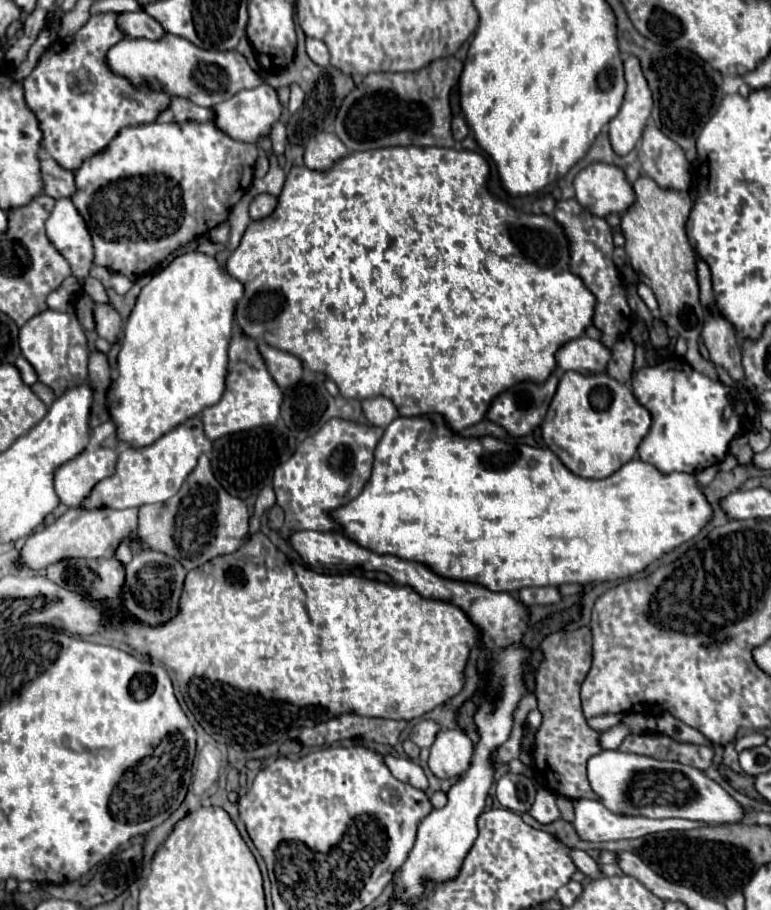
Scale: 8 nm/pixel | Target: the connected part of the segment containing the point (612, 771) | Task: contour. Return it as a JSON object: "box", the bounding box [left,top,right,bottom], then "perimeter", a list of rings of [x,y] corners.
{"box":[587,751,745,825],"perimeter":[[[603,751],[597,757],[591,757],[587,763],[587,775],[593,791],[601,797],[601,803],[611,809],[613,813],[621,815],[643,815],[651,819],[689,819],[689,821],[703,821],[705,825],[719,825],[719,823],[741,823],[745,819],[745,809],[713,779],[709,779],[703,771],[693,769],[689,765],[673,763],[673,761],[657,761],[645,755],[621,753],[621,751]]]}

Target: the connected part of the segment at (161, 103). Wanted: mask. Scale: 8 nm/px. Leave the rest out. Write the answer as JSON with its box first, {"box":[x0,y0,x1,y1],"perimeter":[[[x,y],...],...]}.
{"box":[25,13,171,171],"perimeter":[[[103,13],[97,17],[91,17],[77,35],[73,35],[69,41],[57,39],[49,45],[49,49],[43,53],[37,67],[25,77],[25,101],[29,109],[39,119],[41,131],[43,131],[43,149],[65,169],[77,171],[85,159],[91,159],[93,155],[99,155],[107,145],[115,139],[115,135],[123,127],[135,127],[141,123],[153,123],[159,113],[163,113],[169,103],[171,95],[153,89],[149,85],[133,85],[127,77],[115,75],[107,63],[107,51],[117,45],[121,39],[125,39],[125,33],[117,25],[119,15],[117,13]]]}

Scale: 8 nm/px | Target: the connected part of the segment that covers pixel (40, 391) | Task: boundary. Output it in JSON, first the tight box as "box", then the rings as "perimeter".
{"box":[31,382,56,406],"perimeter":[[[41,382],[32,385],[31,389],[47,406],[50,406],[56,399],[53,391]]]}

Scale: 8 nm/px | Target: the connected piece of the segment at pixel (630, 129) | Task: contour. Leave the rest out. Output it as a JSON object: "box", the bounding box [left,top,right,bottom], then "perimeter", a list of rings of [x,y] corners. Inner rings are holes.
{"box":[609,55,653,155],"perimeter":[[[635,55],[625,59],[625,81],[627,93],[623,105],[609,123],[609,139],[617,155],[627,155],[637,145],[653,109],[653,95]]]}

